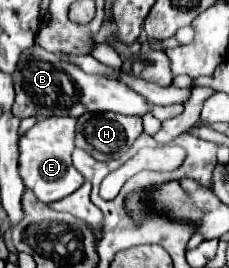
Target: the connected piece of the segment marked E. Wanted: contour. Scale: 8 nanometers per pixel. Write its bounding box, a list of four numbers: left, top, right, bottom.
[18,116,84,204]

